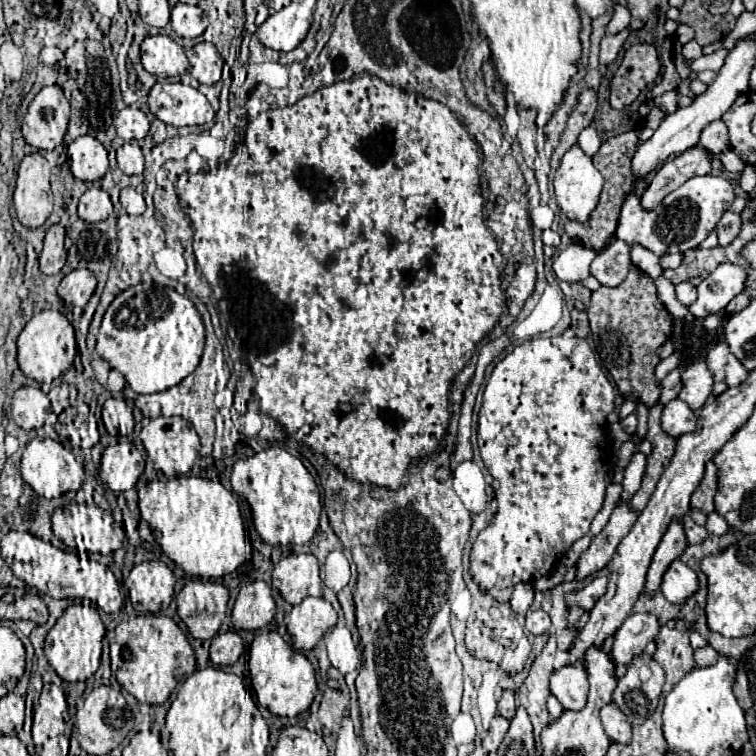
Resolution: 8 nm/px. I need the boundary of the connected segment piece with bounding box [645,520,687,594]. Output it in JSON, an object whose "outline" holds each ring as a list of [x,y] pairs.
{"outline":[[[673,520],[657,546],[657,552],[653,556],[653,562],[647,572],[647,584],[645,584],[645,594],[657,594],[663,582],[663,574],[667,572],[667,566],[677,560],[687,546],[687,538],[683,532],[683,526],[679,520]]]}

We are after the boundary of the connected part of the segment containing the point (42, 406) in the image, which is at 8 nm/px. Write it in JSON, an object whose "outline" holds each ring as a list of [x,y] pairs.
{"outline":[[[21,386],[19,390],[15,390],[11,400],[11,412],[13,412],[13,420],[23,430],[41,428],[49,410],[51,410],[51,402],[47,394],[43,394],[39,388]]]}

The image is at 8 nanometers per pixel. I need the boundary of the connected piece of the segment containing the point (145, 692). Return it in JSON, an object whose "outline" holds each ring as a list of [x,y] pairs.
{"outline":[[[139,614],[125,618],[111,642],[111,670],[113,664],[117,682],[145,704],[163,704],[179,683],[176,676],[189,676],[196,670],[196,658],[187,636],[169,616]]]}

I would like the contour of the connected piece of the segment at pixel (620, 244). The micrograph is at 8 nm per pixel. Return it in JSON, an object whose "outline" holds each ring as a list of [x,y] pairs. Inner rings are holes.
{"outline":[[[615,240],[607,250],[599,252],[591,264],[591,274],[609,288],[619,286],[631,268],[629,246],[623,240]]]}

